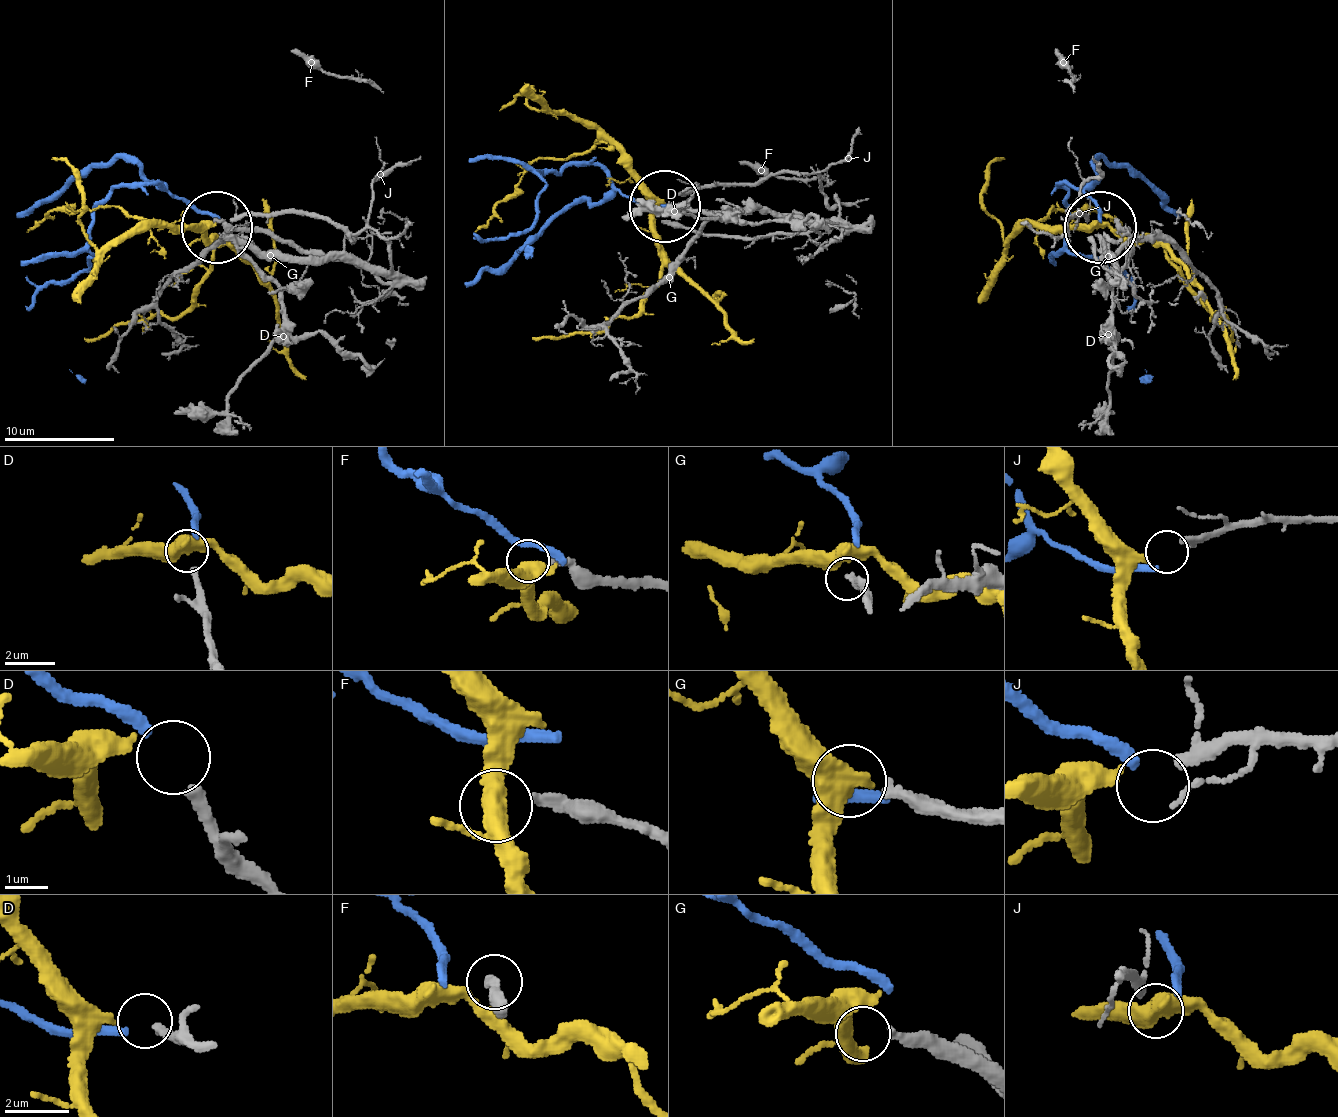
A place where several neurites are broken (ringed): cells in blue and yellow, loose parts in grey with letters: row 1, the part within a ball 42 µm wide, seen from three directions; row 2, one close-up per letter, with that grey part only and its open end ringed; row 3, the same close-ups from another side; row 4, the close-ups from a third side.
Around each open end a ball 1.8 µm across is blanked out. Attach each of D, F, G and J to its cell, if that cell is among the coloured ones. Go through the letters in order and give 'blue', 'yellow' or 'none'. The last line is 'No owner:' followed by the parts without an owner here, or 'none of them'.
D: blue
F: none
G: none
J: yellow
No owner: F, G

